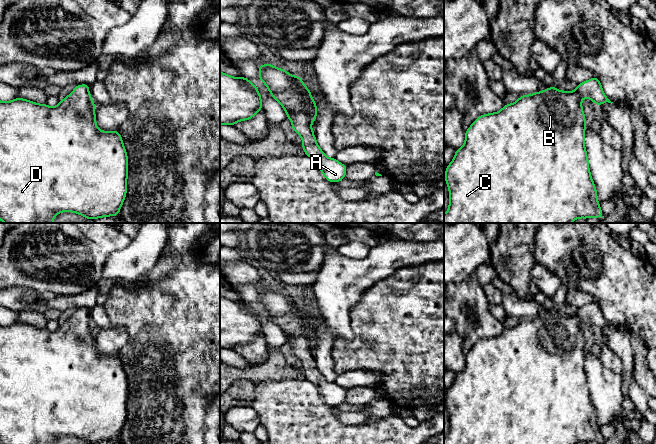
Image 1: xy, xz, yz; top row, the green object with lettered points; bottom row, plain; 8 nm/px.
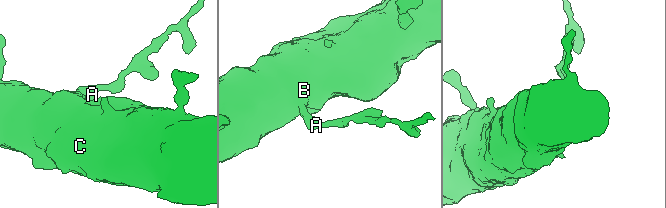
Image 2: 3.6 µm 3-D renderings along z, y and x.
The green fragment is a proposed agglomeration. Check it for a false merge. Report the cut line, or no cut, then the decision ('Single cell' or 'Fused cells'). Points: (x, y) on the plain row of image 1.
No split. Single cell

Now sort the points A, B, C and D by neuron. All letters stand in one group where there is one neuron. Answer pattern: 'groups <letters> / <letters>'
groups A B C D

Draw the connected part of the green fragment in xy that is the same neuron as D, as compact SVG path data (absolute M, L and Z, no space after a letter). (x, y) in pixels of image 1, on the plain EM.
M87 308L75 310L74 314L55 331L37 328L20 321L9 326L0 325L0 444L54 444L61 436L77 437L87 443L118 440L127 416L127 376L118 354L109 356L97 352L95 328L89 313Z

